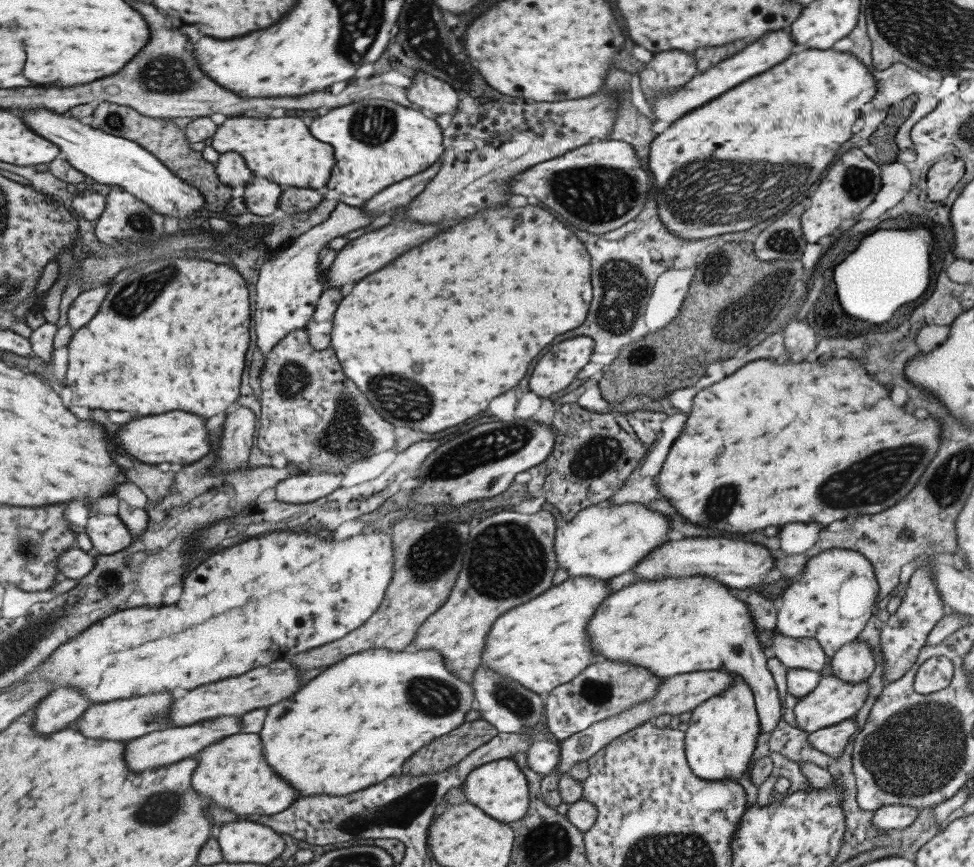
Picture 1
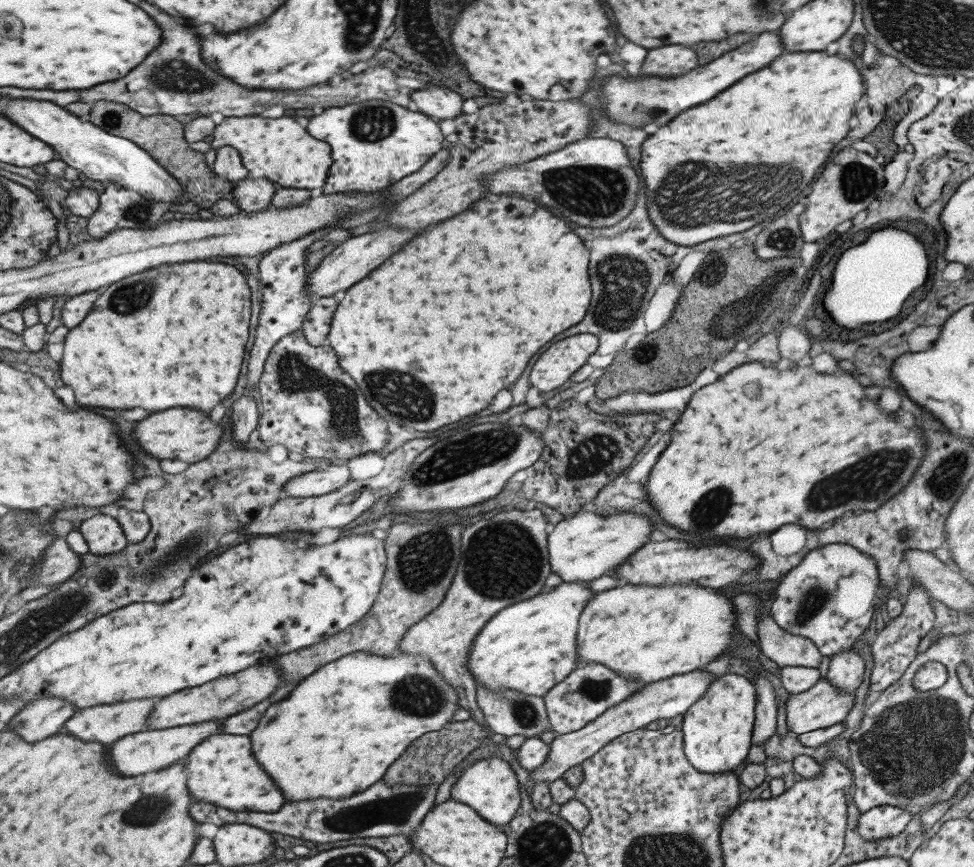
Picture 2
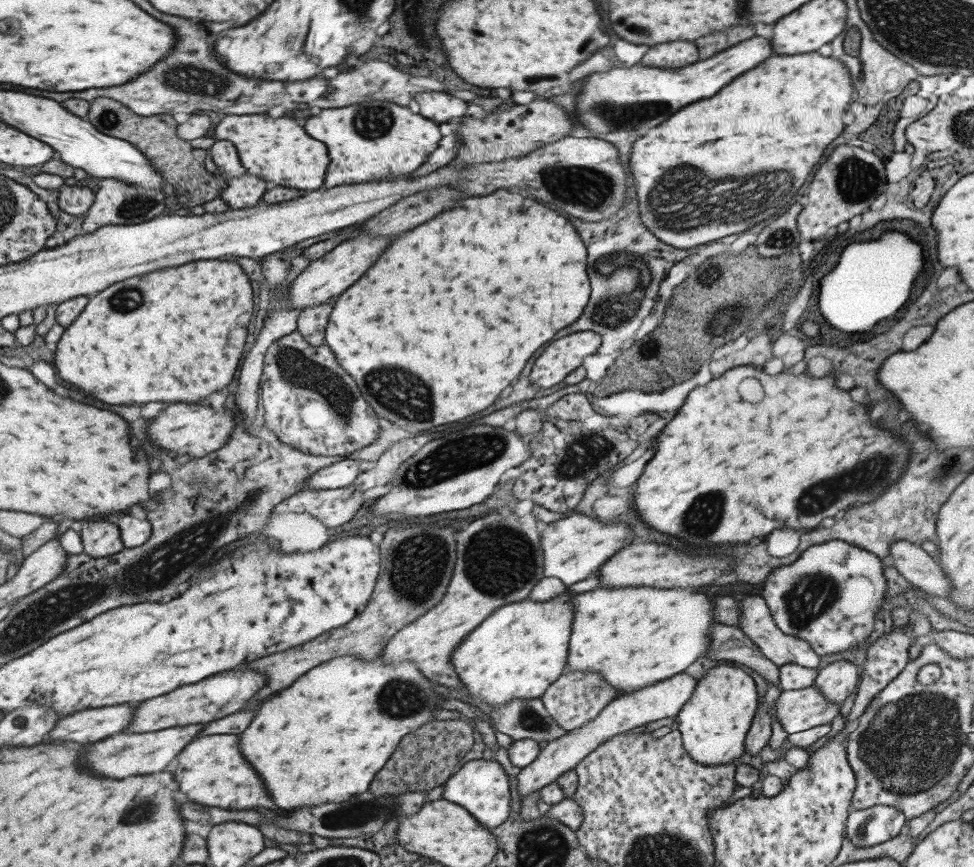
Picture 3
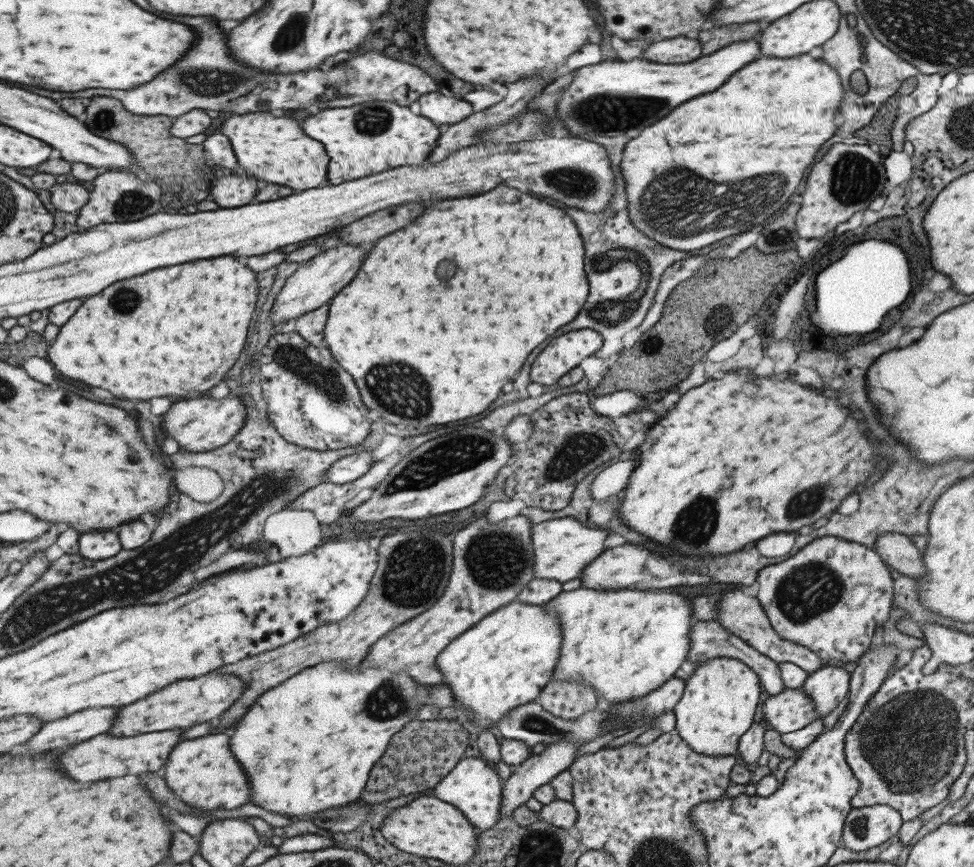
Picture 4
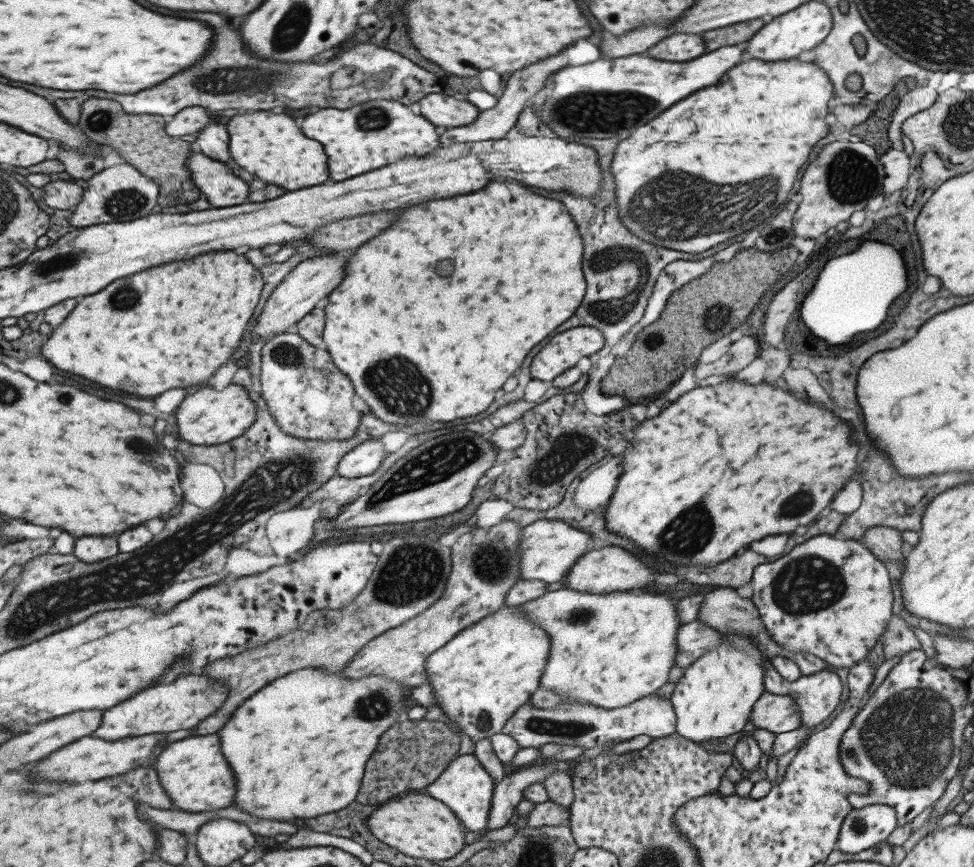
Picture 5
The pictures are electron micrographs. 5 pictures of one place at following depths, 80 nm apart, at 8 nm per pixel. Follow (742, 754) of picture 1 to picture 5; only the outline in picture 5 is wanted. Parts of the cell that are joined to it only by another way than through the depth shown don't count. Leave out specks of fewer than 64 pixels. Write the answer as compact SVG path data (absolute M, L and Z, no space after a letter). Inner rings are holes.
M724 633L724 640L730 643L710 648L687 666L671 692L676 734L696 745L723 742L723 738L743 731L757 698L764 692L763 663L766 657L757 643L739 633Z

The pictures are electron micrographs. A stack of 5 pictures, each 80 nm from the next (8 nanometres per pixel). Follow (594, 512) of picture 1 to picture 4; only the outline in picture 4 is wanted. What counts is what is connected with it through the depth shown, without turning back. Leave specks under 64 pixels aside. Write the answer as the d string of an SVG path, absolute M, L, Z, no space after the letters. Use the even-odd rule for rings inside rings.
M563 517L531 525L532 569L534 578L556 580L563 583L577 578L583 567L592 561L603 548L603 540L610 534L608 530L594 528L591 524L579 522L571 517Z

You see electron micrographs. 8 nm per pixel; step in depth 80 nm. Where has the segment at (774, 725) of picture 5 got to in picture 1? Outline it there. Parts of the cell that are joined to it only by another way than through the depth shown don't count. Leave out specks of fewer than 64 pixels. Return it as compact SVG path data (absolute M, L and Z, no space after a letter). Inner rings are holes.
M832 675L820 678L819 683L811 690L811 693L803 698L799 698L799 702L793 706L793 718L797 729L805 733L813 733L852 718L863 706L863 702L868 694L867 688L869 688L869 685L864 681L843 683L843 681L839 681Z

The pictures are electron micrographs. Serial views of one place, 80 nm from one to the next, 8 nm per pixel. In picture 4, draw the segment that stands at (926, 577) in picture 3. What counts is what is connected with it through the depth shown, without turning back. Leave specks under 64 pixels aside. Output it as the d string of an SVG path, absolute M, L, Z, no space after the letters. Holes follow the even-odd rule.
M898 532L880 534L874 540L874 551L888 567L912 578L920 579L924 575L924 566L920 560L919 550L907 535Z

